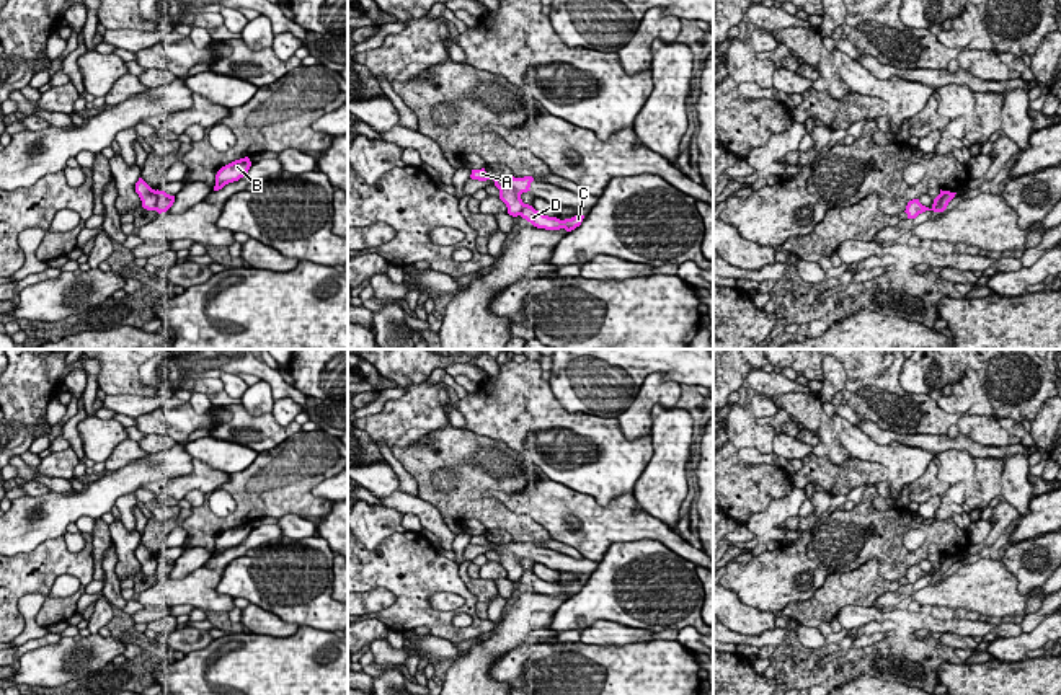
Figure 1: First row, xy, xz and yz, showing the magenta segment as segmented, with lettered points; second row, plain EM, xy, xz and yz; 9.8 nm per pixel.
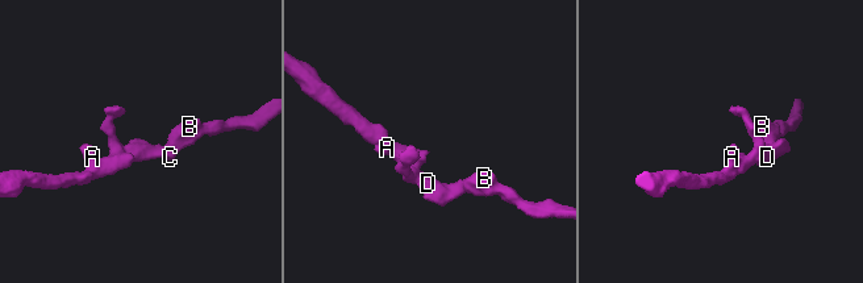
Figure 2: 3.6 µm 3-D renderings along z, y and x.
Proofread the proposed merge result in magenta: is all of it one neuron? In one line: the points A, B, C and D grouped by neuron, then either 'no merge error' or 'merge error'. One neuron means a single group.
groups A / B C D; merge error

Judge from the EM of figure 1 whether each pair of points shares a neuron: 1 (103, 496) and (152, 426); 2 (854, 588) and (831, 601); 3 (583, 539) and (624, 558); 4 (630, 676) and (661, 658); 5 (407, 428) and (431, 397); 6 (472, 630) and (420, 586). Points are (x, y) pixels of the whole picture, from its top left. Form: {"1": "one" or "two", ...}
{"1": "two", "2": "one", "3": "two", "4": "one", "5": "one", "6": "one"}

